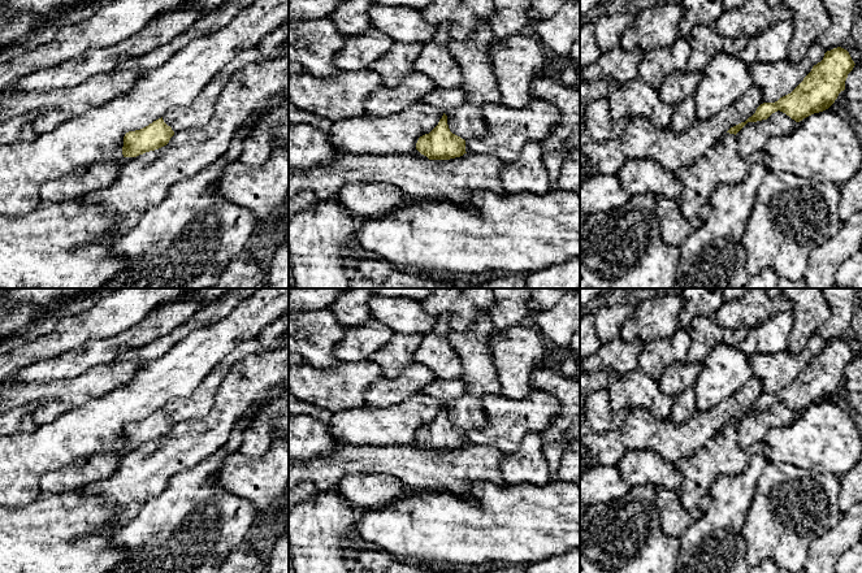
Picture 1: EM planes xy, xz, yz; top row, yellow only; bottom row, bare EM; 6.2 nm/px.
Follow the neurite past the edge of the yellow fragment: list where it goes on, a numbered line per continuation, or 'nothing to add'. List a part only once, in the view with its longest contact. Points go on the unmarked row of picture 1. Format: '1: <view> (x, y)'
nothing to add

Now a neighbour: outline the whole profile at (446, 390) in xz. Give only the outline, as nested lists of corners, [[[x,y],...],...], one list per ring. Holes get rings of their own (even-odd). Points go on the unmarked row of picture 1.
[[[437,378],[424,392],[443,403],[449,403],[463,395],[463,382],[460,379]]]

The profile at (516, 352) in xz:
[[[515,326],[504,331],[493,331],[488,339],[488,351],[499,379],[499,394],[511,399],[520,399],[534,391],[530,379],[536,369],[558,369],[554,365],[553,350],[554,347],[534,327]]]

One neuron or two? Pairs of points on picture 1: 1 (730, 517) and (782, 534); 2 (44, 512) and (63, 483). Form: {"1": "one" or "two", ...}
{"1": "two", "2": "two"}

